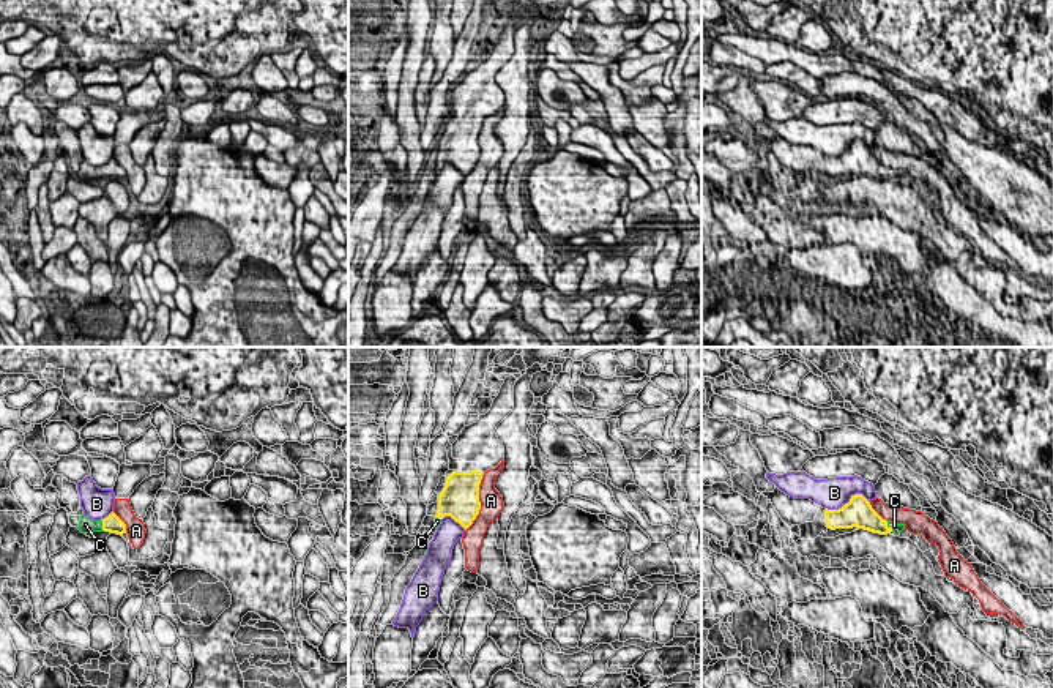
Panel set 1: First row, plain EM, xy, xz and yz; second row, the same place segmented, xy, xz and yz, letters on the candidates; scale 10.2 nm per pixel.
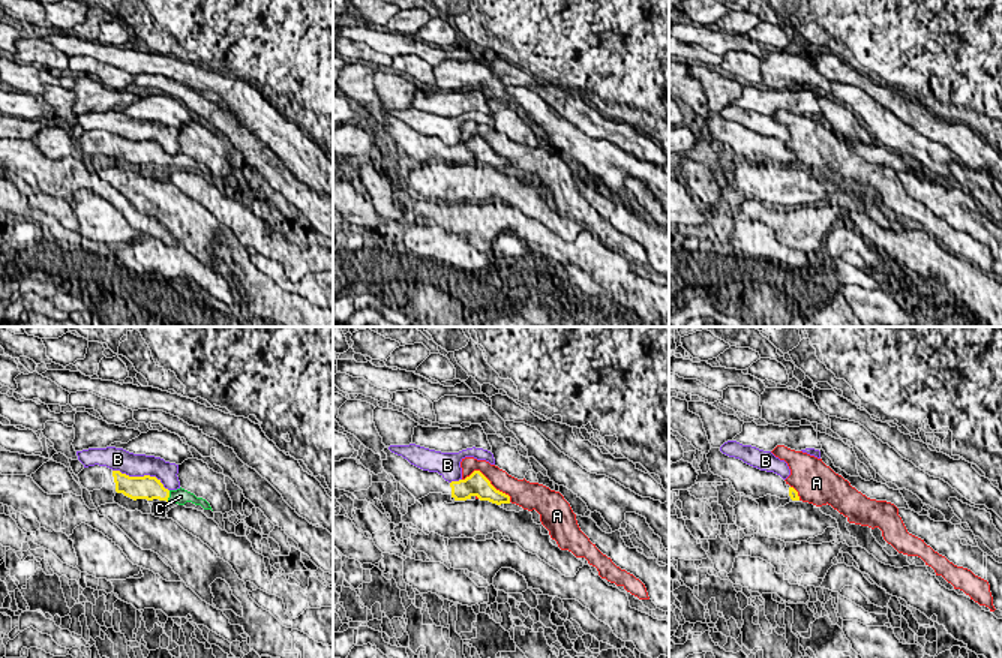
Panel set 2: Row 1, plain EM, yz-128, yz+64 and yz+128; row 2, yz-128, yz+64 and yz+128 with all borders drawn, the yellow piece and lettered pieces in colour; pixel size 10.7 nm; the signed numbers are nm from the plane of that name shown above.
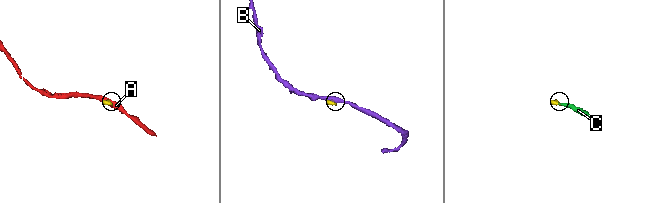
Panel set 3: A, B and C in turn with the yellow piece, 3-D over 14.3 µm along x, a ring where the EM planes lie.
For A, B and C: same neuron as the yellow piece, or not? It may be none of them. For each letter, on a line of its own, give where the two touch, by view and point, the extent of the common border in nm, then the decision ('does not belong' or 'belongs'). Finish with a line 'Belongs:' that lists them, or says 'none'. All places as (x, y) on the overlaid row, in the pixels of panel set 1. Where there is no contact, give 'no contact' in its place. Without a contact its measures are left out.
A: xz (479, 504) | 600 nm | does not belong
B: yz (848, 502) | 440 nm | does not belong
C: xy (103, 526) | 130 nm | belongs
Belongs: C

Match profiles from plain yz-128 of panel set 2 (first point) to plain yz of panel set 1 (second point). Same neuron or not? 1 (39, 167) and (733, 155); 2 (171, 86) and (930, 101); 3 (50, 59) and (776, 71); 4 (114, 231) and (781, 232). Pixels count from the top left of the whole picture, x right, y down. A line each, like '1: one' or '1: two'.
1: two
2: two
3: two
4: one

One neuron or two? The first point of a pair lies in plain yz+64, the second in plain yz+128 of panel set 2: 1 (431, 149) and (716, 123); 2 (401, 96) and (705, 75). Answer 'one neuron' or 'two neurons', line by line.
1: one neuron
2: one neuron

